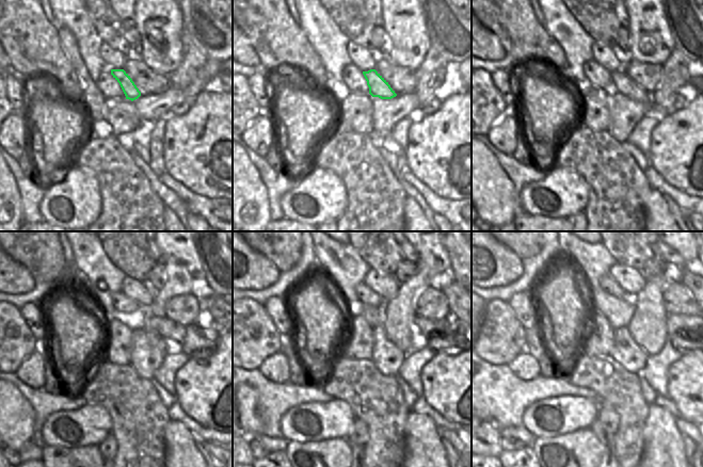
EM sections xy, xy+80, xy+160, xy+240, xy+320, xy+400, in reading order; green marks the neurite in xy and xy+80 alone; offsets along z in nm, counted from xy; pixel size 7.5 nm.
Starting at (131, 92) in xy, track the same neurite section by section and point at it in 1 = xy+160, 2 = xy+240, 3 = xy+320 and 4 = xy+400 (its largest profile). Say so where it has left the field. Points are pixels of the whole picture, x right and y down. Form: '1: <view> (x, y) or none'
1: xy+160 (622, 83)
2: xy+240 (170, 332)
3: xy+320 (426, 326)
4: xy+400 (675, 323)

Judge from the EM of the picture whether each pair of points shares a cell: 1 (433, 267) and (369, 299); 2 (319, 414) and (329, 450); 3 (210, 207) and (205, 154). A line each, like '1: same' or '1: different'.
1: different
2: different
3: different

